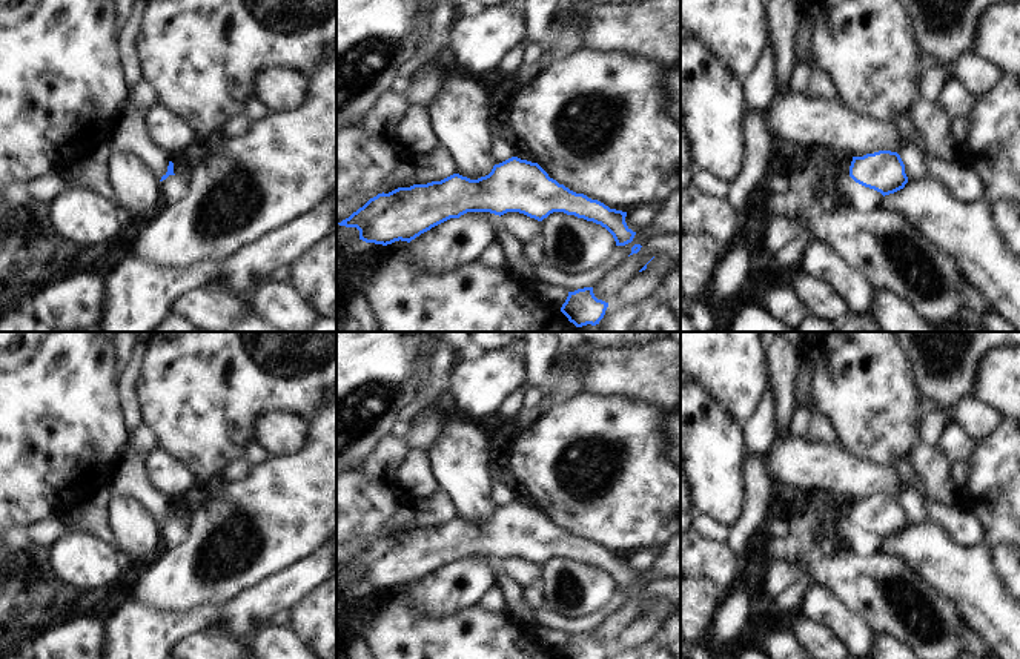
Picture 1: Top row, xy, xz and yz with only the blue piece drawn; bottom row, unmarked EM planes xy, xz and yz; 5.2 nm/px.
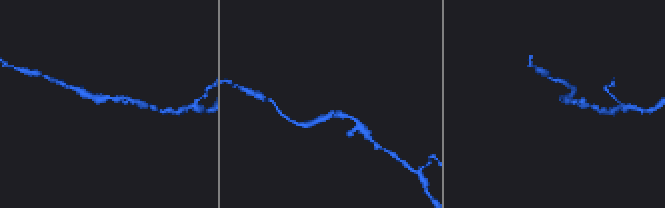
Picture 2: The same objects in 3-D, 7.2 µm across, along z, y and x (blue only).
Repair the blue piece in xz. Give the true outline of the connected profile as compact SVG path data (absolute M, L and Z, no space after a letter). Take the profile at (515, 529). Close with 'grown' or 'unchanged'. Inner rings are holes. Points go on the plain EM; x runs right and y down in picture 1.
M518 501L495 508L488 519L478 524L453 518L441 525L378 538L338 568L356 571L366 587L387 590L399 584L410 587L467 556L499 561L519 556L538 565L564 556L601 568L613 579L616 590L631 587L636 579L625 567L627 556L570 535L538 507Z; unchanged

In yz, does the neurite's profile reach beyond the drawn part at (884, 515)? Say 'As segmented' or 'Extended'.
As segmented.

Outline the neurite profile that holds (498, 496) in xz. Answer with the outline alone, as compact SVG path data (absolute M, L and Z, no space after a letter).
M496 482L492 484L490 501L495 508L499 508L513 501L513 495L501 488Z

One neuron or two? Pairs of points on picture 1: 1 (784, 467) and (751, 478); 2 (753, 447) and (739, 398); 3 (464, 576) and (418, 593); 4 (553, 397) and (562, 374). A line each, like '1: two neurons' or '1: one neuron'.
1: two neurons
2: two neurons
3: one neuron
4: one neuron

